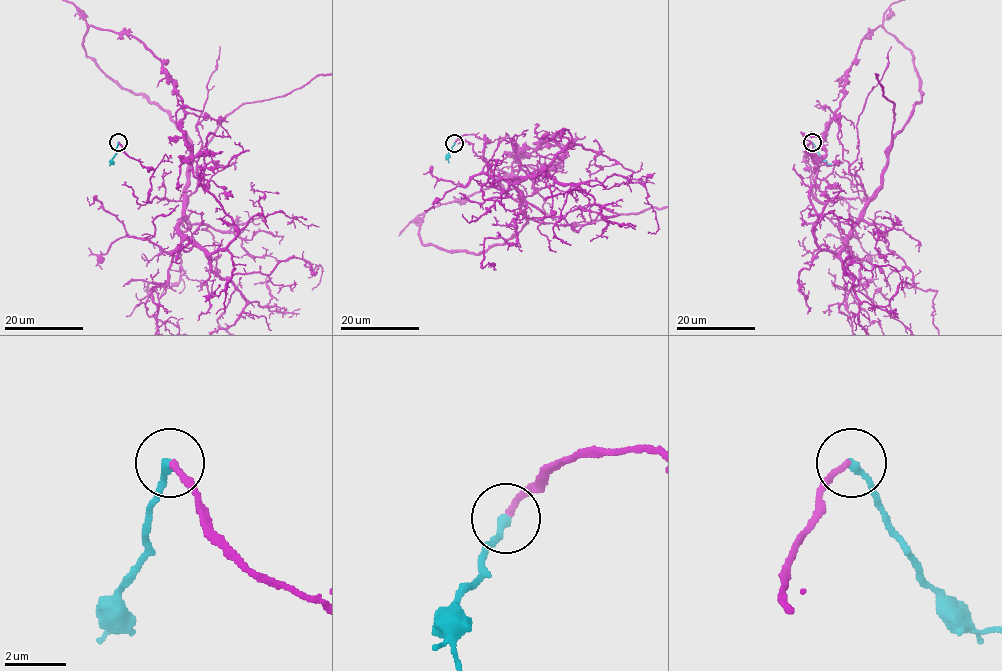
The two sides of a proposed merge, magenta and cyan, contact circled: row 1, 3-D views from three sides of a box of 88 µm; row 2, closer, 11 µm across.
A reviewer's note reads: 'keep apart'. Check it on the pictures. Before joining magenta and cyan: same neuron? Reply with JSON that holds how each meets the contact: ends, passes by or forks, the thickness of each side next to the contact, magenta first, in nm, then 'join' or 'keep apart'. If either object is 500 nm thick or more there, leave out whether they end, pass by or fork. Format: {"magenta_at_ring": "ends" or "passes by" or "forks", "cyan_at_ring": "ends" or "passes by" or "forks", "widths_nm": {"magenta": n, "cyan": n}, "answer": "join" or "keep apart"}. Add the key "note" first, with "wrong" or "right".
{"note": "right", "magenta_at_ring": "ends", "cyan_at_ring": "ends", "widths_nm": {"magenta": 200, "cyan": 280}, "answer": "keep apart"}

